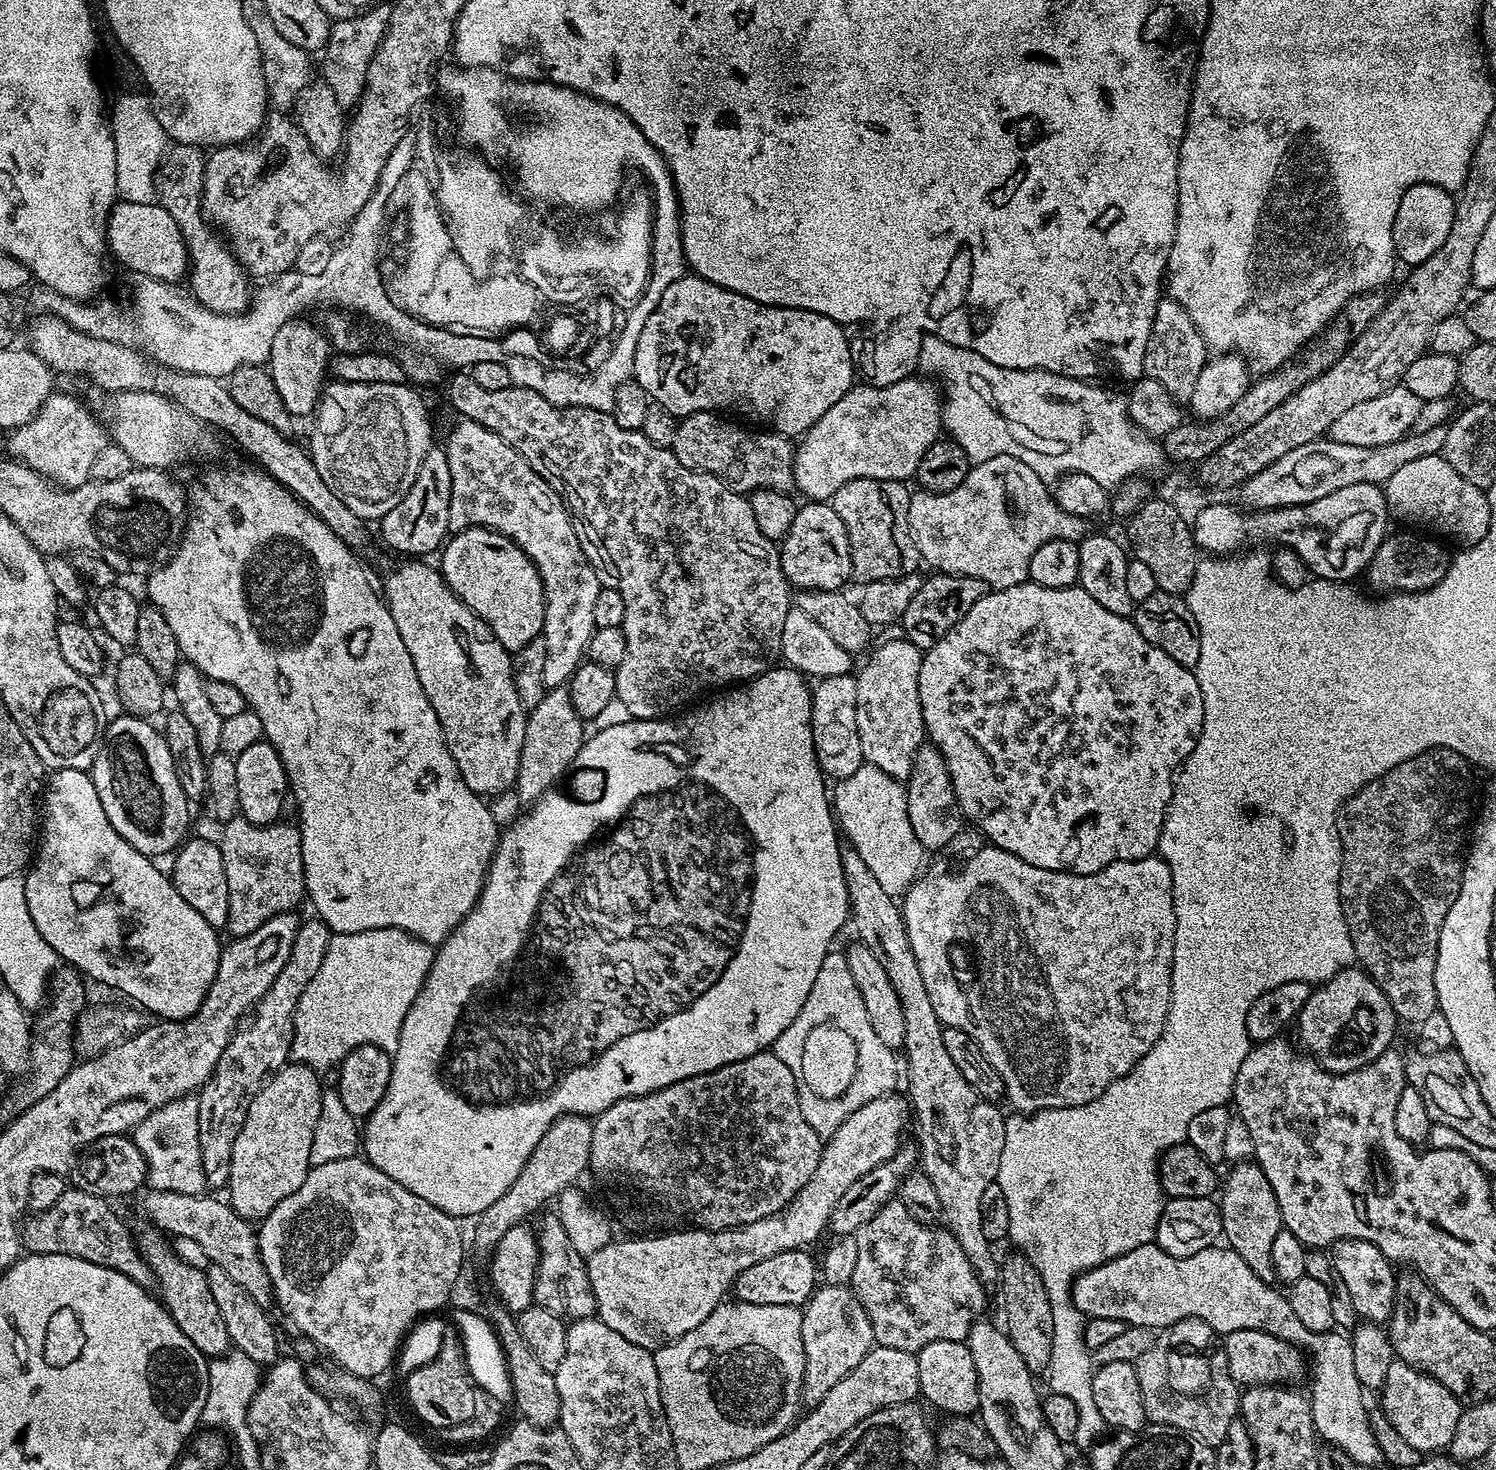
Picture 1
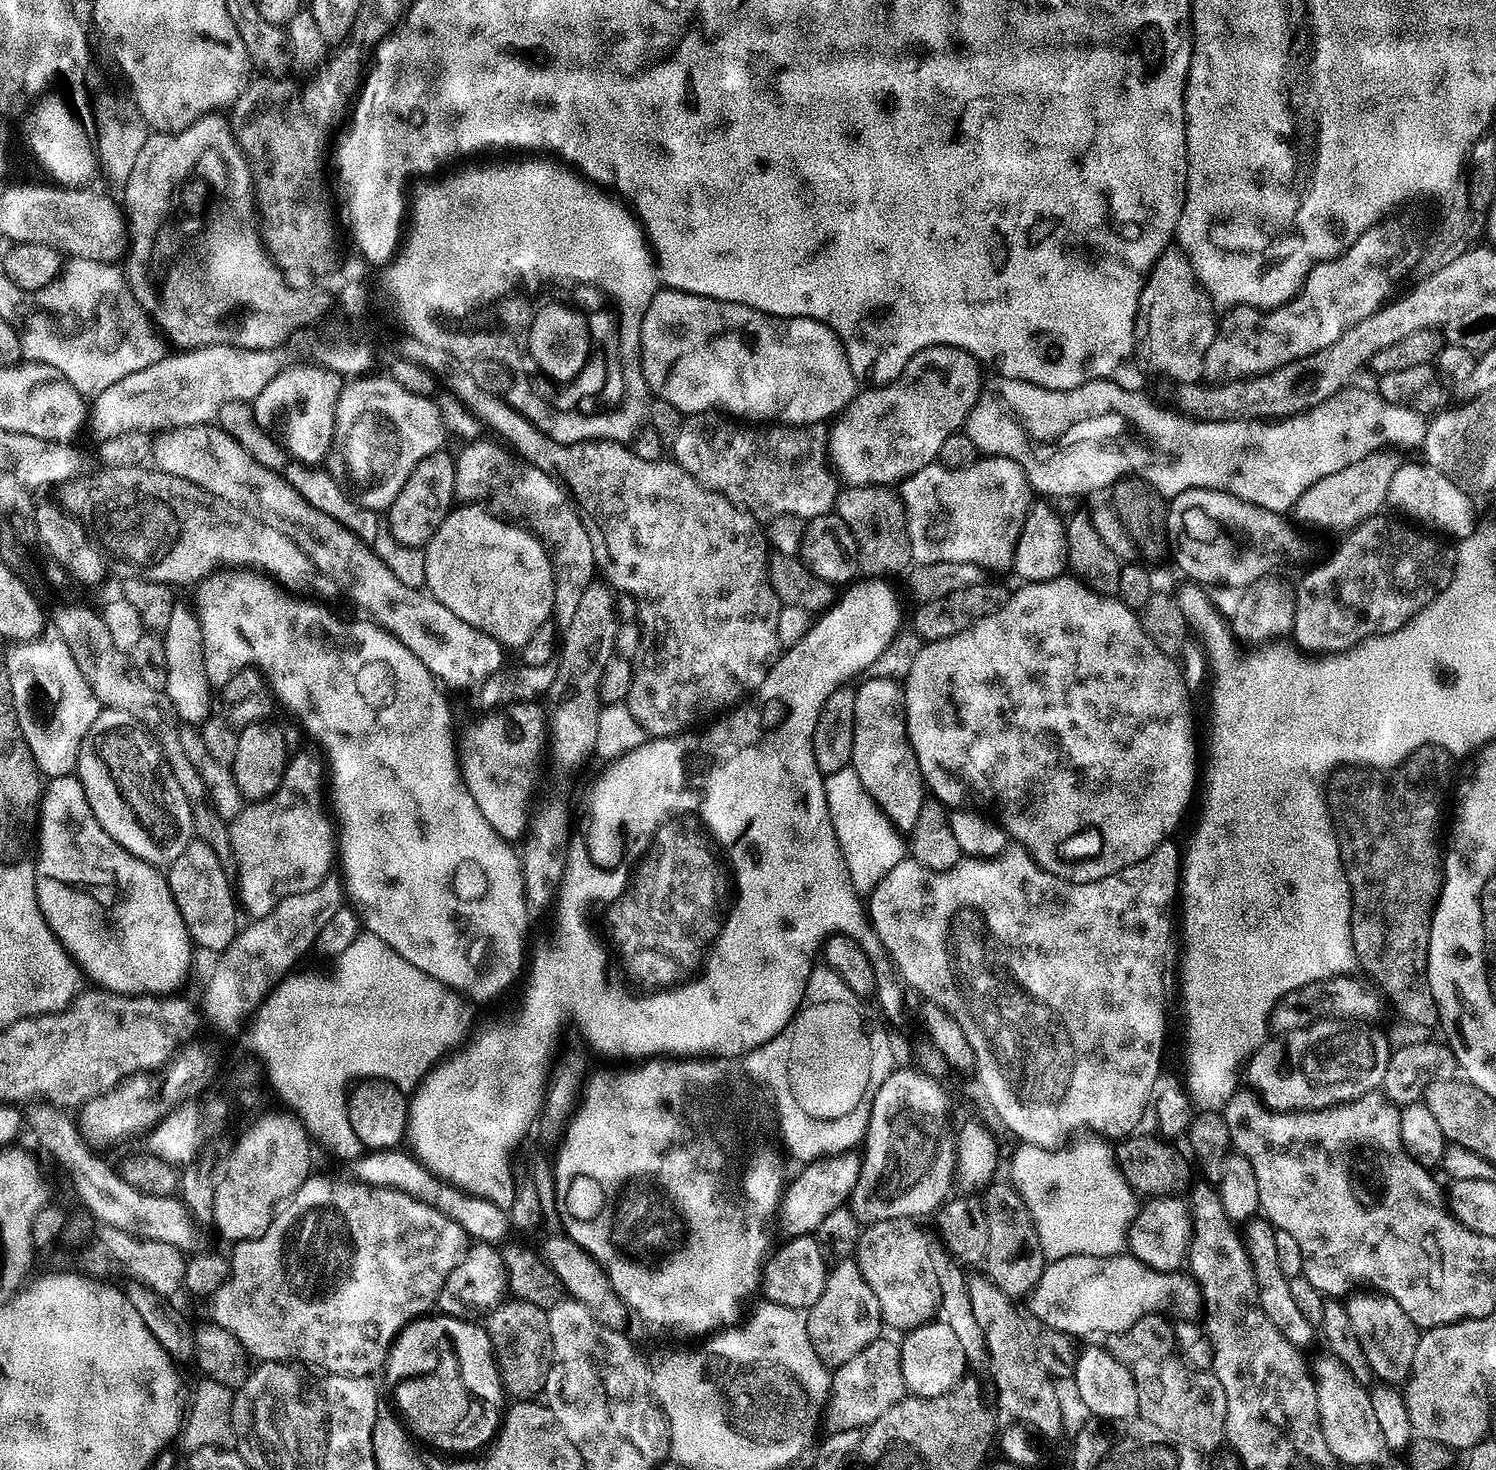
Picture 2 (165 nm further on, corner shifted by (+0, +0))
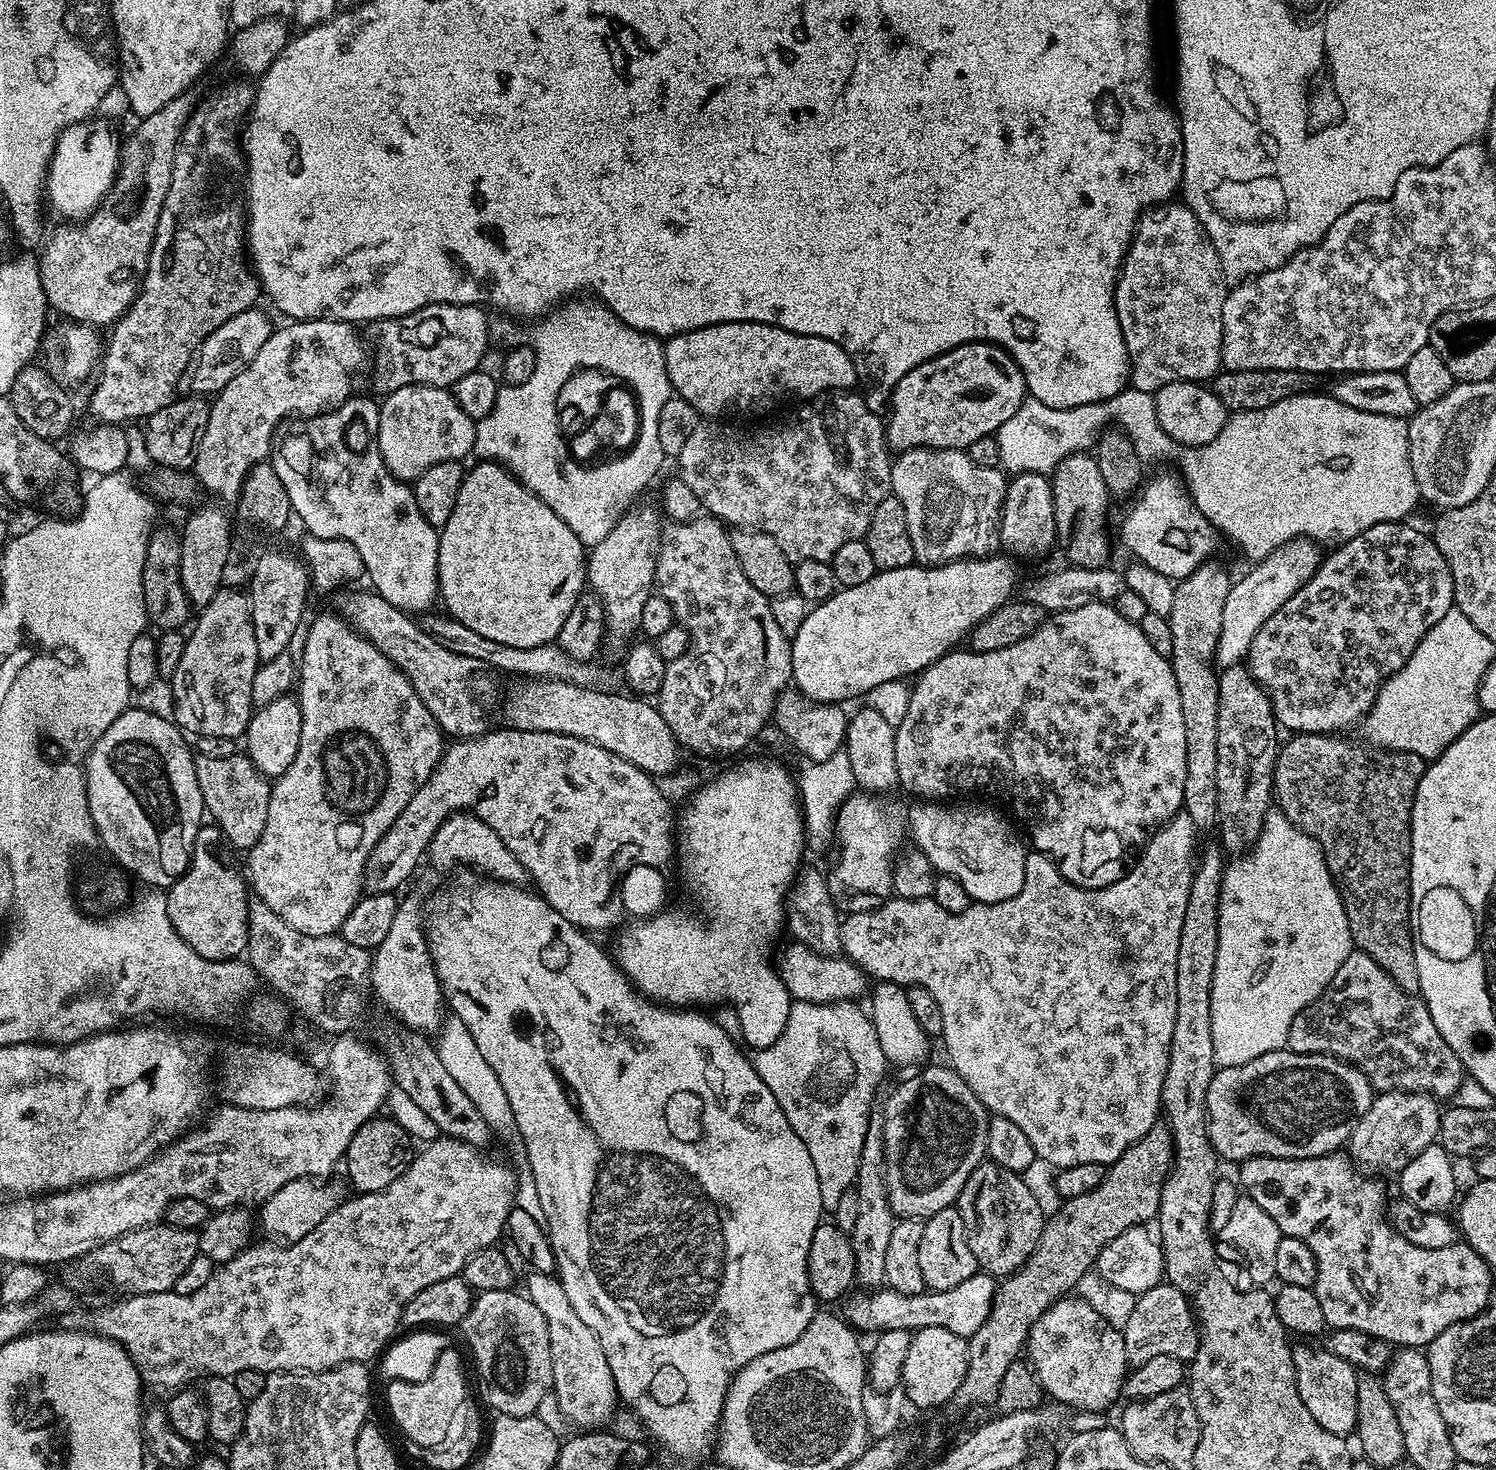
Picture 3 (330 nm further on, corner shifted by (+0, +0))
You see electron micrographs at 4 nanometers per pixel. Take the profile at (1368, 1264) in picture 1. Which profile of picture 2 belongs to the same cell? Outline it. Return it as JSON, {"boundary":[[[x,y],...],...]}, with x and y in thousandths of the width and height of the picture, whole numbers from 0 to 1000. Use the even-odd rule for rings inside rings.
{"boundary":[[[904,880],[900,882],[900,889],[901,890],[901,896],[905,902],[905,907],[908,907],[908,910],[910,913],[910,919],[913,920],[913,927],[916,927],[916,932],[918,937],[925,943],[938,942],[944,935],[945,920],[948,918],[950,904],[947,903],[943,897],[943,894],[940,894],[940,891],[937,891],[937,888],[934,888],[934,886],[932,886],[928,882],[924,881],[921,882],[918,880],[914,880],[917,882],[906,881]]]}

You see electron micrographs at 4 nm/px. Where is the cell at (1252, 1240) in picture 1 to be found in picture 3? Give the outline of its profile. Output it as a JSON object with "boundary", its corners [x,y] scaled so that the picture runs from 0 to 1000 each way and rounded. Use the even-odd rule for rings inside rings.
{"boundary":[[[869,913],[864,917],[864,926],[866,933],[868,948],[870,951],[870,956],[876,959],[878,967],[884,970],[884,973],[889,973],[889,976],[900,978],[906,973],[908,965],[908,933],[902,927],[894,924],[894,921],[888,919],[887,916],[876,917],[876,914]]]}

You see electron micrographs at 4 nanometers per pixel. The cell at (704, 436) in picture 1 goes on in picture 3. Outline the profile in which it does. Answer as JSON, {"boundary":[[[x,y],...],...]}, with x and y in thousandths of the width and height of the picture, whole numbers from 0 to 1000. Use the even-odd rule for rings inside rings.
{"boundary":[[[570,265],[557,267],[551,269],[550,271],[545,271],[542,273],[541,276],[535,276],[530,283],[527,283],[525,286],[521,286],[519,288],[511,288],[509,291],[494,291],[492,288],[481,288],[481,285],[476,284],[473,287],[469,287],[461,295],[459,303],[456,303],[453,311],[455,315],[454,326],[464,333],[464,336],[468,340],[468,345],[471,349],[475,350],[478,353],[489,358],[492,361],[502,361],[504,362],[511,362],[520,369],[523,377],[529,381],[530,384],[535,384],[539,381],[553,381],[555,382],[557,377],[560,377],[560,373],[566,371],[566,369],[569,367],[578,367],[580,363],[582,352],[584,352],[584,347],[587,347],[587,341],[590,341],[596,334],[596,314],[594,304],[594,297],[592,296],[592,288],[586,281],[579,276],[578,269]]]}

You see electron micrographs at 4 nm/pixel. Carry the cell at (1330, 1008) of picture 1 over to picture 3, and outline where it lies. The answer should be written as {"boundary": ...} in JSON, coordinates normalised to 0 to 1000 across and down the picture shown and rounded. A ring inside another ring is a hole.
{"boundary":[[[856,714],[844,717],[830,725],[816,727],[806,741],[807,776],[816,790],[831,790],[837,786],[878,788],[898,782],[909,759],[918,748],[918,741],[912,729],[906,724],[884,717],[868,717]]]}

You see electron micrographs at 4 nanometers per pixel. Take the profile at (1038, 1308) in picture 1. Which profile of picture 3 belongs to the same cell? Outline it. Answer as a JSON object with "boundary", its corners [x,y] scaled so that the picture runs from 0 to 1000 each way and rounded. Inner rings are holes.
{"boundary":[[[656,790],[648,799],[648,801],[646,801],[646,807],[643,807],[638,820],[644,829],[648,850],[651,850],[653,861],[664,869],[670,869],[677,865],[681,865],[689,856],[689,853],[691,853],[698,836],[699,824],[695,822],[695,815],[690,812],[689,807],[684,802],[682,798],[676,797],[662,790]]]}

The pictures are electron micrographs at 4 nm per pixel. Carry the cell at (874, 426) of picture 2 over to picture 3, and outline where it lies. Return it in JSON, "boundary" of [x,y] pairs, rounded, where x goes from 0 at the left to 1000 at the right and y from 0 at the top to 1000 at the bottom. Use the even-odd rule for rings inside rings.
{"boundary":[[[653,233],[636,237],[611,249],[606,257],[600,260],[592,283],[594,304],[600,308],[609,305],[646,306],[654,298],[666,295],[685,271],[683,252],[666,234]]]}

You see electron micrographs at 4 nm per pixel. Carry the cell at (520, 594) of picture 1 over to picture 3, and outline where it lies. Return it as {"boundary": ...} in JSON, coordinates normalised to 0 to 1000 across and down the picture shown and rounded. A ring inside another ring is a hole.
{"boundary":[[[317,316],[311,320],[306,341],[303,341],[303,350],[301,350],[293,362],[293,407],[299,413],[297,414],[299,418],[309,423],[309,426],[314,426],[314,429],[322,431],[322,434],[328,434],[328,437],[347,441],[368,438],[374,433],[376,423],[378,423],[392,400],[390,370],[362,339],[348,329],[336,316]]]}

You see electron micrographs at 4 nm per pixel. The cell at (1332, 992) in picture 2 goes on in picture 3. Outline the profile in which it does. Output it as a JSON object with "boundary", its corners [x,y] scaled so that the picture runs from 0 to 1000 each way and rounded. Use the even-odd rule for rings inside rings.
{"boundary":[[[908,646],[901,650],[885,676],[862,695],[860,713],[903,722],[913,730],[920,744],[955,744],[965,750],[972,746],[980,733],[979,723],[961,703],[951,680],[937,674],[916,649]]]}

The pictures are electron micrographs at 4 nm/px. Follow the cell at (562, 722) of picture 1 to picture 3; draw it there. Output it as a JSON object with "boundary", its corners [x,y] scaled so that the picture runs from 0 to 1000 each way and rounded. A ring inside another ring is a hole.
{"boundary":[[[436,346],[418,348],[414,354],[394,373],[392,378],[392,395],[395,402],[404,410],[404,423],[407,431],[417,433],[428,424],[433,407],[437,405],[439,376],[441,374],[443,351]]]}

